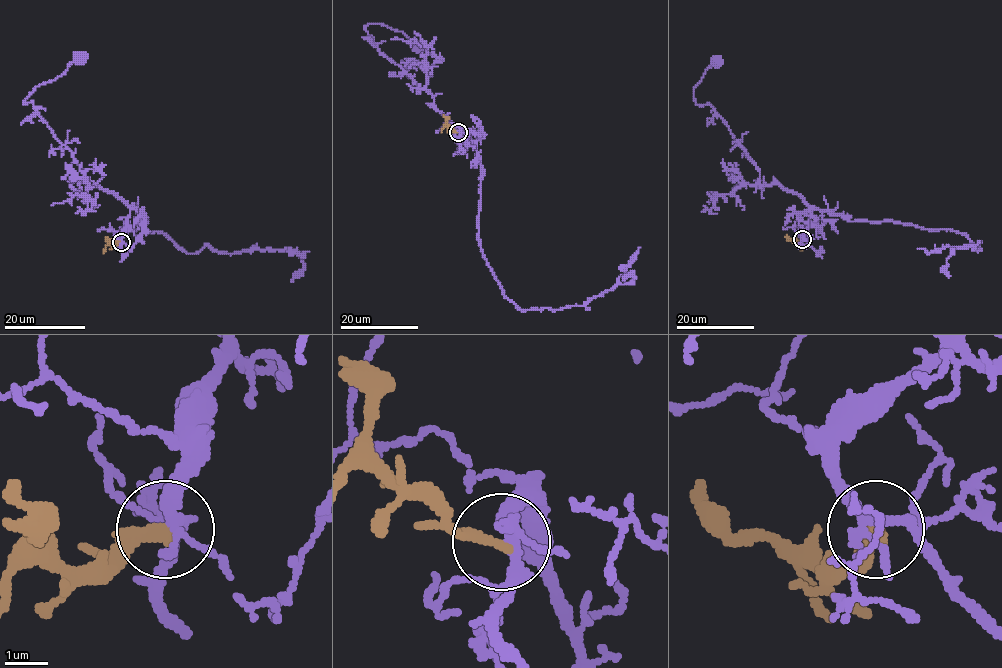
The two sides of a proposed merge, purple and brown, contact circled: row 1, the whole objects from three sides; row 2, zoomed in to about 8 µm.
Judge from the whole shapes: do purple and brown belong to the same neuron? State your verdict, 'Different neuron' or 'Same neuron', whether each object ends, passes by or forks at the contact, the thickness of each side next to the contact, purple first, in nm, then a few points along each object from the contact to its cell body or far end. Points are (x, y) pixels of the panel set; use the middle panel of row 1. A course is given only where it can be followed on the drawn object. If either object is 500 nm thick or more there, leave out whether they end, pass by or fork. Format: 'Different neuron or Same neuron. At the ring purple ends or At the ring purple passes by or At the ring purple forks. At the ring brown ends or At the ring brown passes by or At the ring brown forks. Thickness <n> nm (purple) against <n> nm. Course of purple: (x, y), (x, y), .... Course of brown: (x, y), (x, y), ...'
Different neuron. At the ring purple forks. At the ring brown ends. Thickness 240 nm (purple) against 240 nm. Course of purple: (458, 132), (467, 139), (435, 107), (433, 97), (381, 52), (365, 26), (380, 23), (400, 31), (417, 47). Course of brown: (458, 132), (446, 126), (441, 132)

